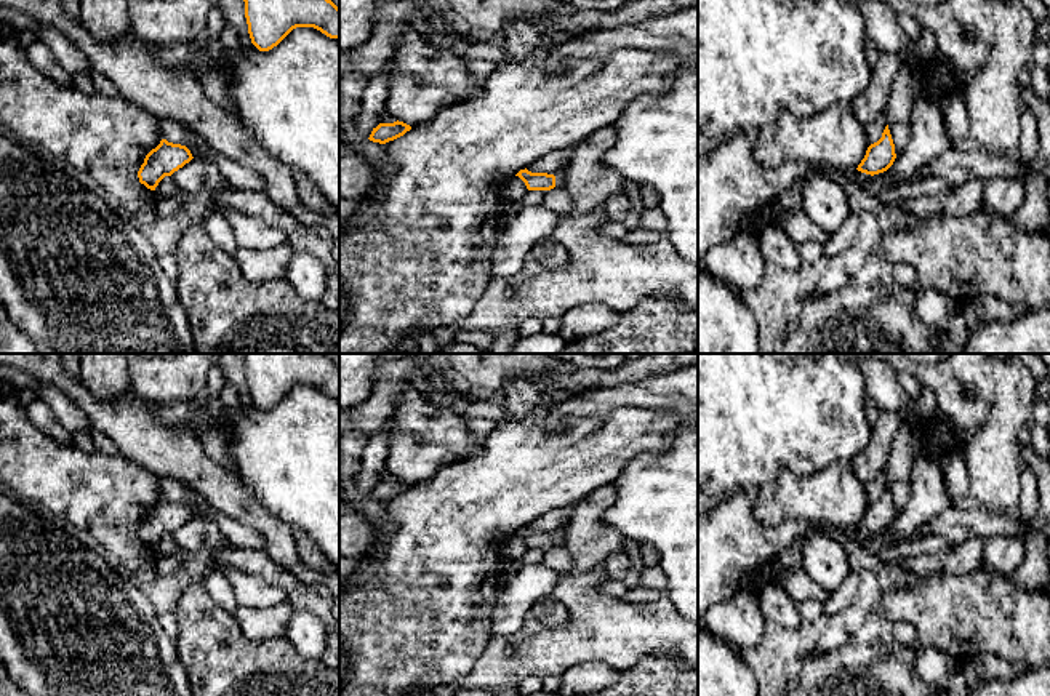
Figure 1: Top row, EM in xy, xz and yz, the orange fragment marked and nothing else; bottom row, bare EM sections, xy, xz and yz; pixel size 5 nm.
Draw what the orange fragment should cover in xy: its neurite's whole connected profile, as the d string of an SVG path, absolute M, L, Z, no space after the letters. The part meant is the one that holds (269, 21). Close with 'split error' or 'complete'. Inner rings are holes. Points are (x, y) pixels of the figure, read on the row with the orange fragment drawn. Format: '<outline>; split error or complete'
M331 0L243 2L248 34L259 51L272 50L296 27L314 27L339 38L339 8Z; complete

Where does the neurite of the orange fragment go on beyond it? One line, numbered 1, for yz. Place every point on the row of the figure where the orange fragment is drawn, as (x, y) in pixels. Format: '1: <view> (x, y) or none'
1: none

